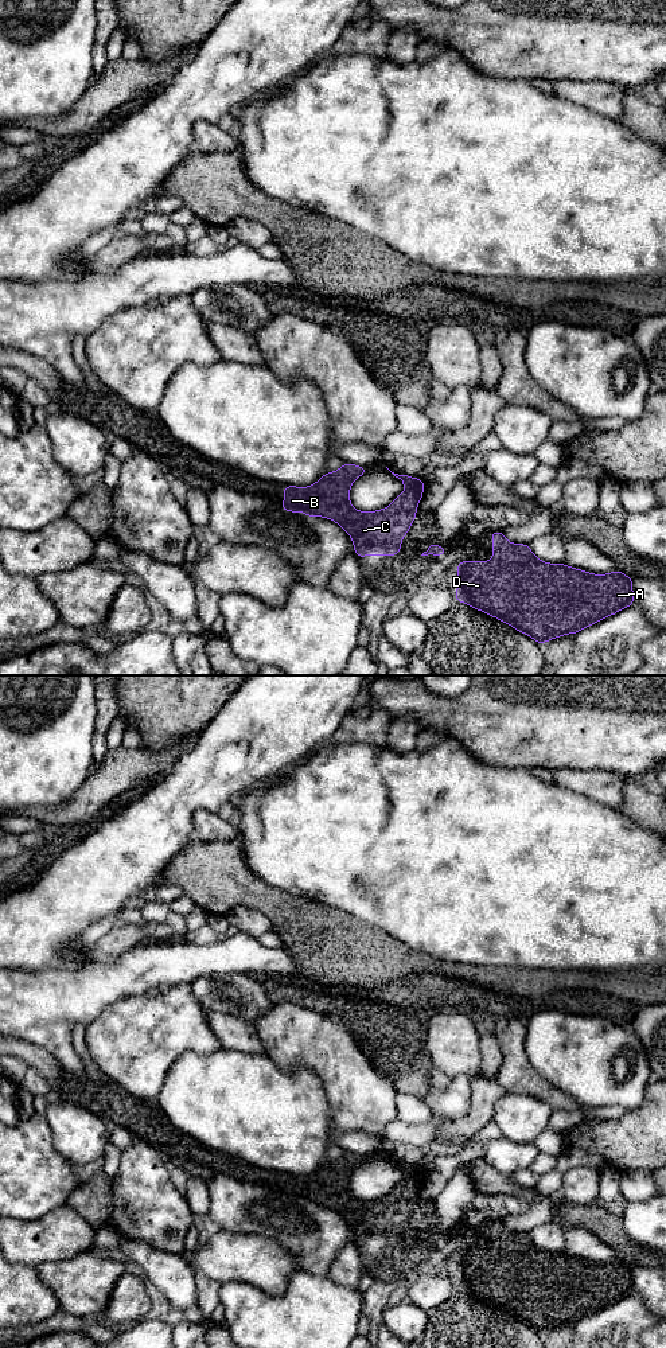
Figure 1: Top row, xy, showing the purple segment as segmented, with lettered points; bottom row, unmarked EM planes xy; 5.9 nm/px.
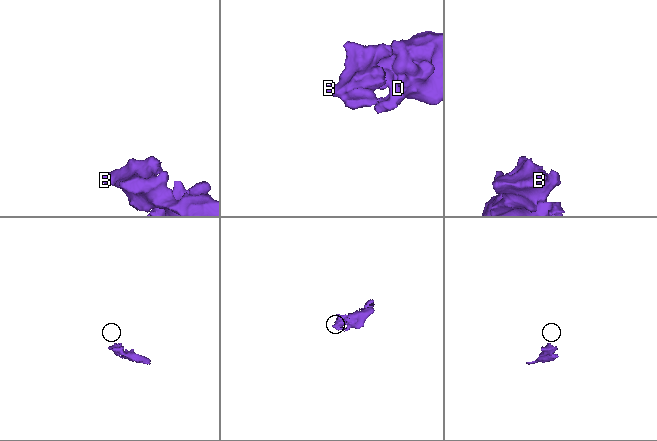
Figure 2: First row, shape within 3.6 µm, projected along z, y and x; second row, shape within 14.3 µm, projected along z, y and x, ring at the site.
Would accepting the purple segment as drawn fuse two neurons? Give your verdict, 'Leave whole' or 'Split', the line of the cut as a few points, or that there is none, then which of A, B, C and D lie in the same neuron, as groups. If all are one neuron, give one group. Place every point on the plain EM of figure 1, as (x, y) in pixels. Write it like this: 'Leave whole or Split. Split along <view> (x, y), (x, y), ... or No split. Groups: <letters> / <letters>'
Leave whole. No split. Groups: A B C D

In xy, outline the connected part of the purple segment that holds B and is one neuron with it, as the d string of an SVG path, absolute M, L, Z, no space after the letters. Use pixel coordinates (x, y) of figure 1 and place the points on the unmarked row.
M344 1152L339 1158L335 1161L324 1162L316 1172L308 1176L295 1176L295 1174L284 1174L284 1191L280 1199L296 1201L301 1200L304 1204L308 1205L326 1205L334 1211L336 1211L353 1228L354 1240L358 1247L363 1244L398 1244L401 1239L402 1227L408 1223L409 1216L412 1215L413 1209L416 1208L416 1197L421 1191L424 1183L424 1168L416 1168L408 1164L398 1164L392 1161L396 1166L401 1168L405 1180L396 1185L394 1191L377 1200L359 1200L355 1199L350 1192L350 1176L353 1170L365 1164L367 1161L366 1156L359 1156L351 1152Z

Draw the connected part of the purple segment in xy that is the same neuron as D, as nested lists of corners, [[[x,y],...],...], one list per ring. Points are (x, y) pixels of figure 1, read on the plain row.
[[[502,1220],[492,1224],[491,1250],[459,1250],[456,1290],[466,1291],[526,1322],[541,1335],[612,1305],[634,1291],[632,1267],[615,1259],[593,1263],[565,1252],[538,1248],[527,1232],[511,1232]]]

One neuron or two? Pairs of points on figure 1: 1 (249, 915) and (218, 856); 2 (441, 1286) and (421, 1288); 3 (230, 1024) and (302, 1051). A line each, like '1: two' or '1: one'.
1: two
2: one
3: two

